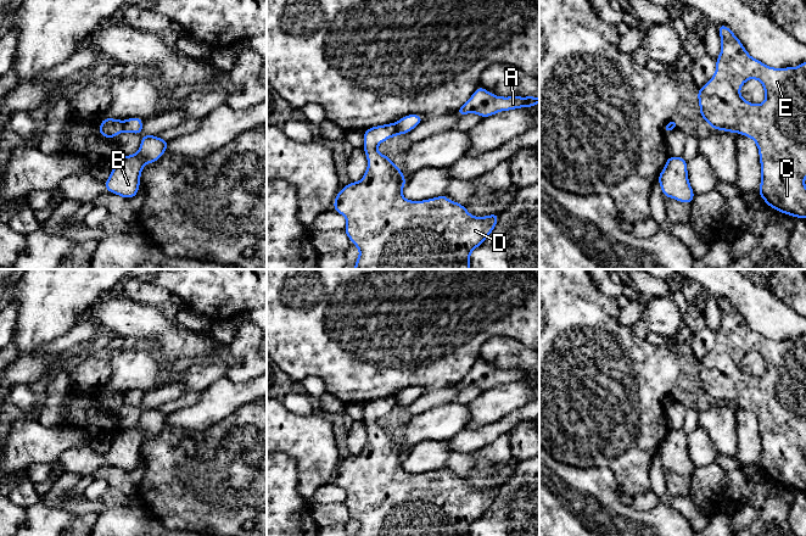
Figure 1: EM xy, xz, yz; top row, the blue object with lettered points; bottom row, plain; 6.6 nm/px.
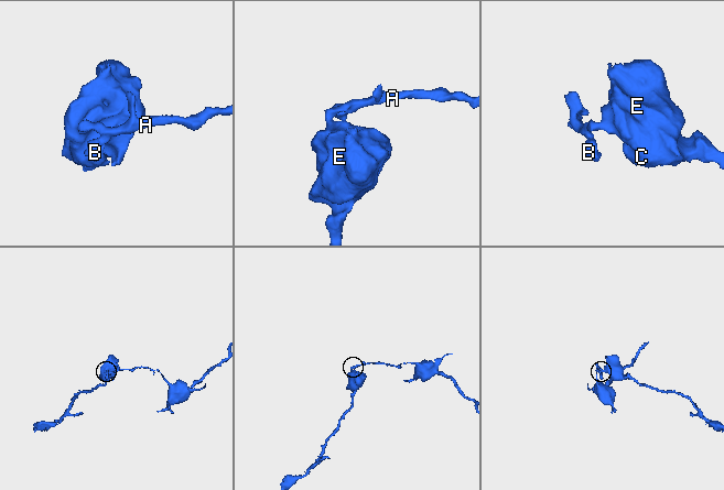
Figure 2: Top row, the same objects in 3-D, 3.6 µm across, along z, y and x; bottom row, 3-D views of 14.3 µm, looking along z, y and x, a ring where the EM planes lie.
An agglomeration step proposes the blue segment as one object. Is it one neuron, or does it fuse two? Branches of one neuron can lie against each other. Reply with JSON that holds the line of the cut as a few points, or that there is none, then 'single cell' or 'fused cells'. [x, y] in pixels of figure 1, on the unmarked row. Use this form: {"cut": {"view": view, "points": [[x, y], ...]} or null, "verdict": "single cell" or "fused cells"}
{"cut": {"view": "xy", "points": [[122, 395], [124, 403]]}, "verdict": "fused cells"}

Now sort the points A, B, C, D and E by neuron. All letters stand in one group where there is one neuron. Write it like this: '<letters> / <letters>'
A B / C D E

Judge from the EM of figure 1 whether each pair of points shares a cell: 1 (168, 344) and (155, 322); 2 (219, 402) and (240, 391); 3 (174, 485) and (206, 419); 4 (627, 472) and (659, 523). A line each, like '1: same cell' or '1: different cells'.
1: same cell
2: same cell
3: different cells
4: different cells

